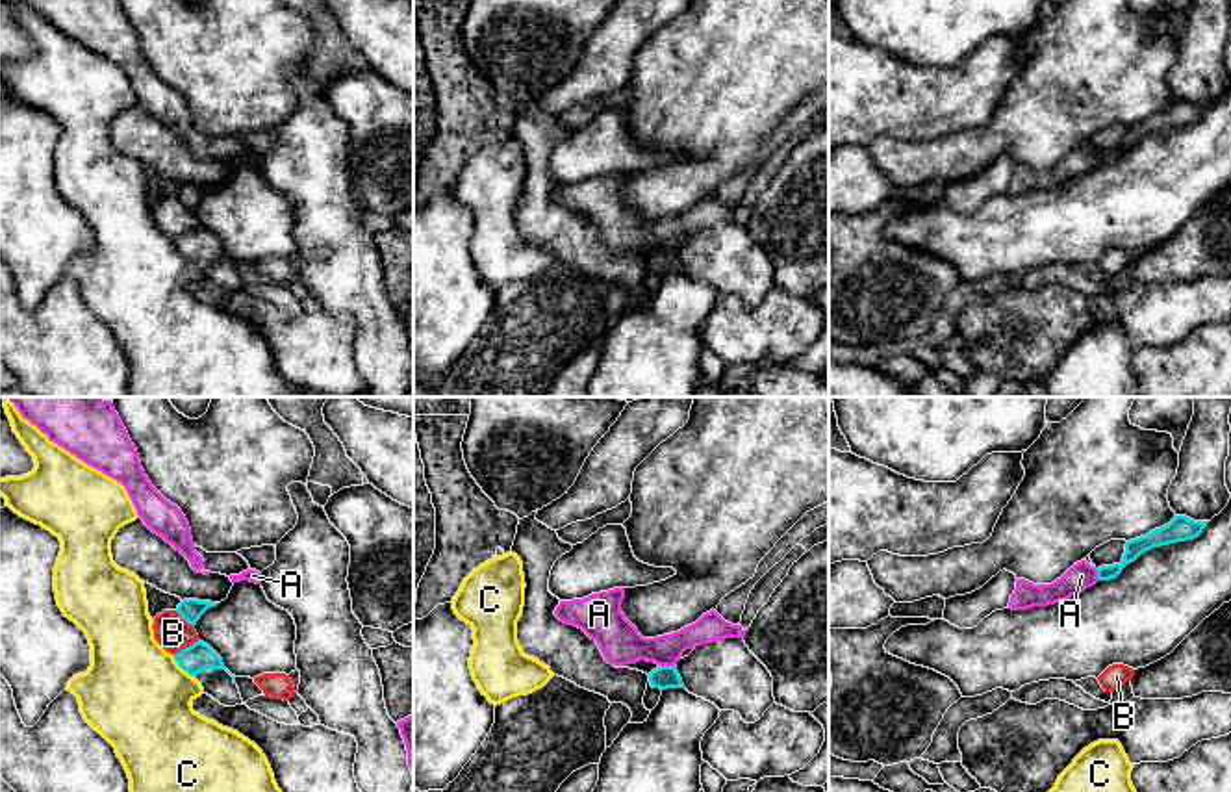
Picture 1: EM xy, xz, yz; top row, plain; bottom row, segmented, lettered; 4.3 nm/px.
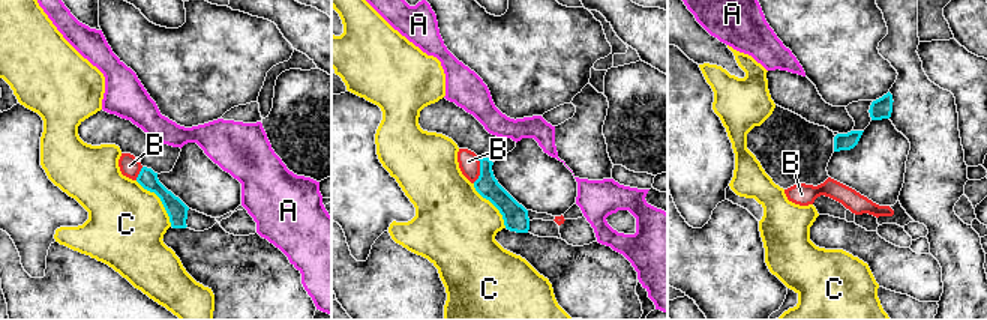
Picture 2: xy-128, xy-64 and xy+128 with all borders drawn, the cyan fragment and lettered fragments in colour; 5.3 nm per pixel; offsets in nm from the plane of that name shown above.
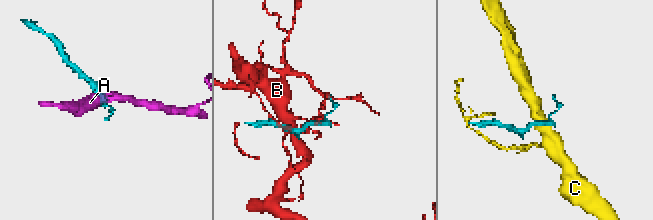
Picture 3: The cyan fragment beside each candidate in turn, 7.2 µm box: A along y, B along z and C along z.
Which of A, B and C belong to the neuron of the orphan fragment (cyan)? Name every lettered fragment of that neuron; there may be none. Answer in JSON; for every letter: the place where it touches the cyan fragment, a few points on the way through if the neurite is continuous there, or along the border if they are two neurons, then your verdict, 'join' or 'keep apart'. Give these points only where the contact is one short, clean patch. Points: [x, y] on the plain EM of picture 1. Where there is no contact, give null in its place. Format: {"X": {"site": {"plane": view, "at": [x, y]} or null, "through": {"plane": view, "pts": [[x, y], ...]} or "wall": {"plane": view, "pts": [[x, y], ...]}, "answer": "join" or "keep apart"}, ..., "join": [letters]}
{"A": {"site": {"plane": "xz", "at": [668, 251]}, "wall": {"plane": "xz", "pts": [[660, 249], [673, 251]]}, "answer": "keep apart"}, "B": {"site": {"plane": "xy", "at": [186, 232]}, "answer": "keep apart"}, "C": {"site": {"plane": "xy", "at": [182, 253]}, "answer": "keep apart"}, "join": []}

